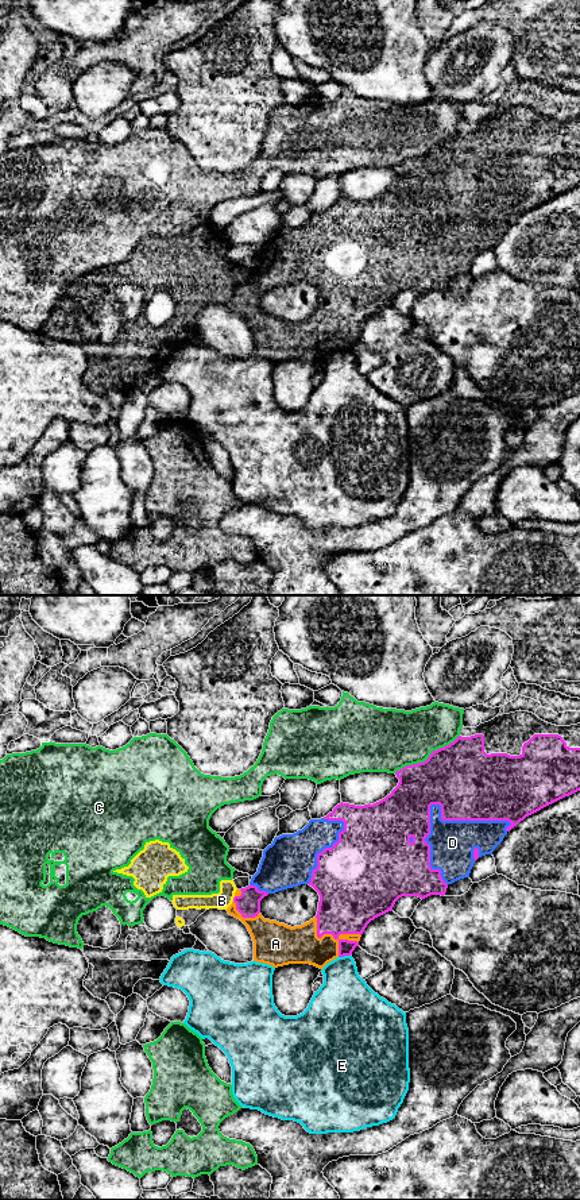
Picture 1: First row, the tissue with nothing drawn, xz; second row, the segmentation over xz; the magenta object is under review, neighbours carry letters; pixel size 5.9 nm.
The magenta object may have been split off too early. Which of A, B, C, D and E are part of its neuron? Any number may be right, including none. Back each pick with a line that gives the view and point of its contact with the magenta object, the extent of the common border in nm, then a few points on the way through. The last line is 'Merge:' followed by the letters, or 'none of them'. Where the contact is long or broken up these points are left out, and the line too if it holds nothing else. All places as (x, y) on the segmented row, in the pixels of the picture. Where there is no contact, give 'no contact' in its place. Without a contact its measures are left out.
A: xz (328, 933) | 300 nm
D: xz (441, 811) | 550 nm
Merge: A, D

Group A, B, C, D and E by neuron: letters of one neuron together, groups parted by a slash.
A D / B C / E

